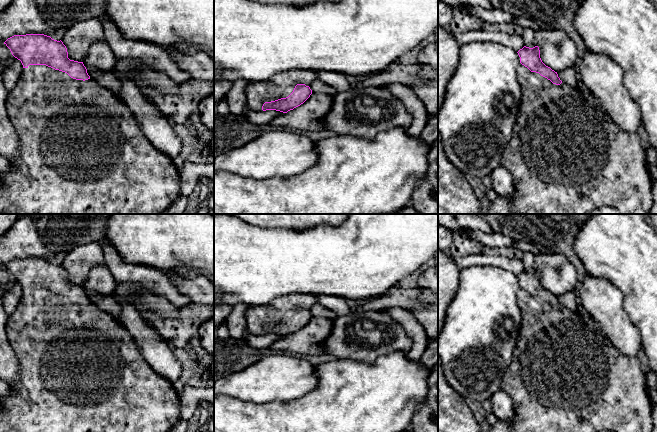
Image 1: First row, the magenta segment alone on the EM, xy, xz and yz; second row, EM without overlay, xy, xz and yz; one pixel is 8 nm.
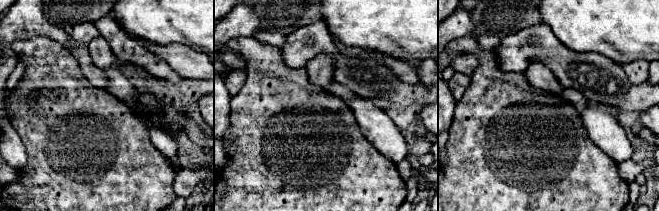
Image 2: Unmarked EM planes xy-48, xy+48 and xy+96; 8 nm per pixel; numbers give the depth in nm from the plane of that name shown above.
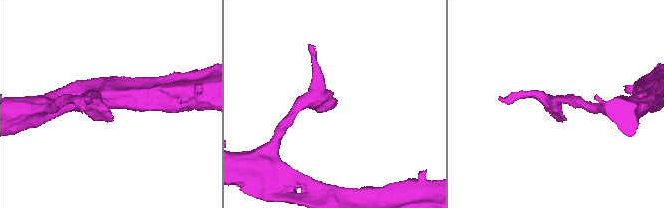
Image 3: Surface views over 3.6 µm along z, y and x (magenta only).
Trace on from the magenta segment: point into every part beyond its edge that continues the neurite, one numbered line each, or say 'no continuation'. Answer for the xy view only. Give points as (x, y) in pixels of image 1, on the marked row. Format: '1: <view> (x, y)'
1: xy (82, 150)

